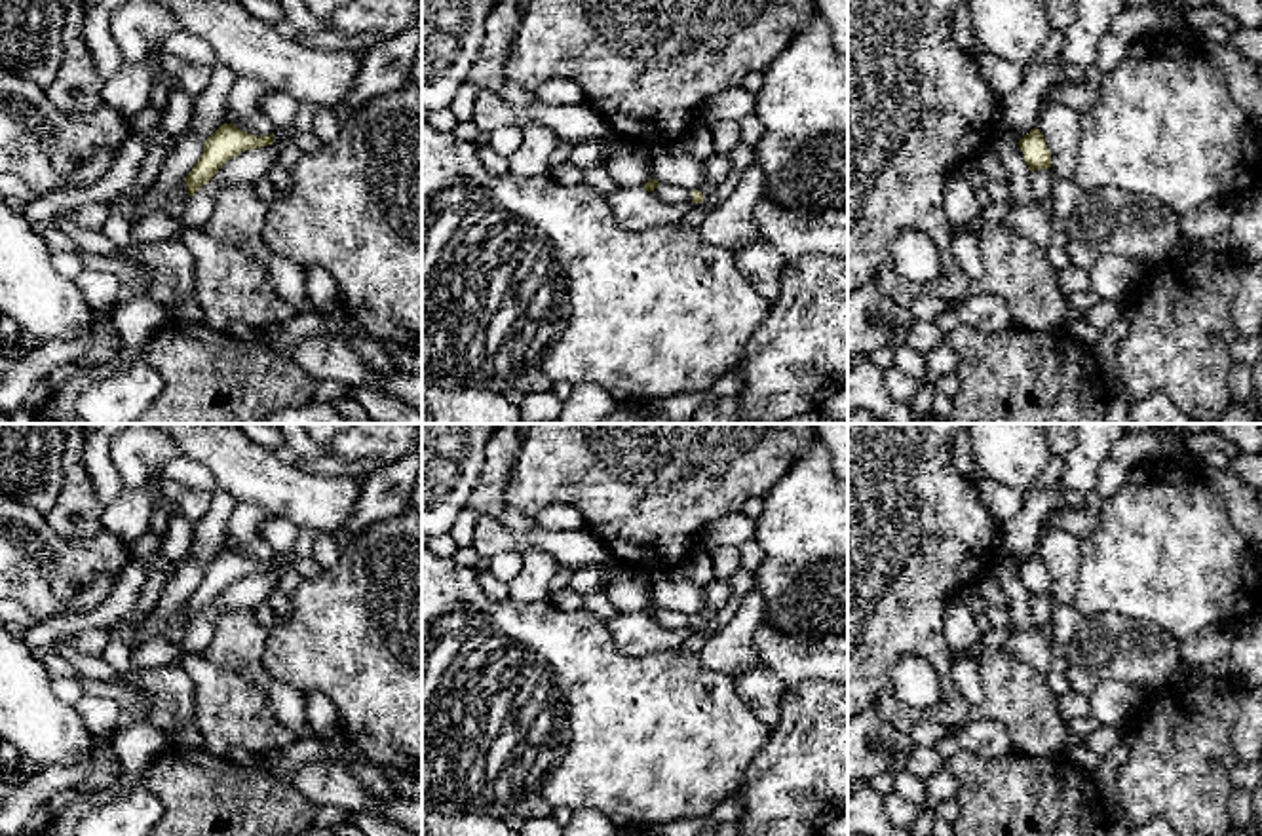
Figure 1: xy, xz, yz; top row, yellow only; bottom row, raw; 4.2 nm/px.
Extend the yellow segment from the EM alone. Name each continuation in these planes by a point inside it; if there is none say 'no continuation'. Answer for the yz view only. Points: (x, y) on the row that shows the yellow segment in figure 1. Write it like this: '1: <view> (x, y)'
no continuation

